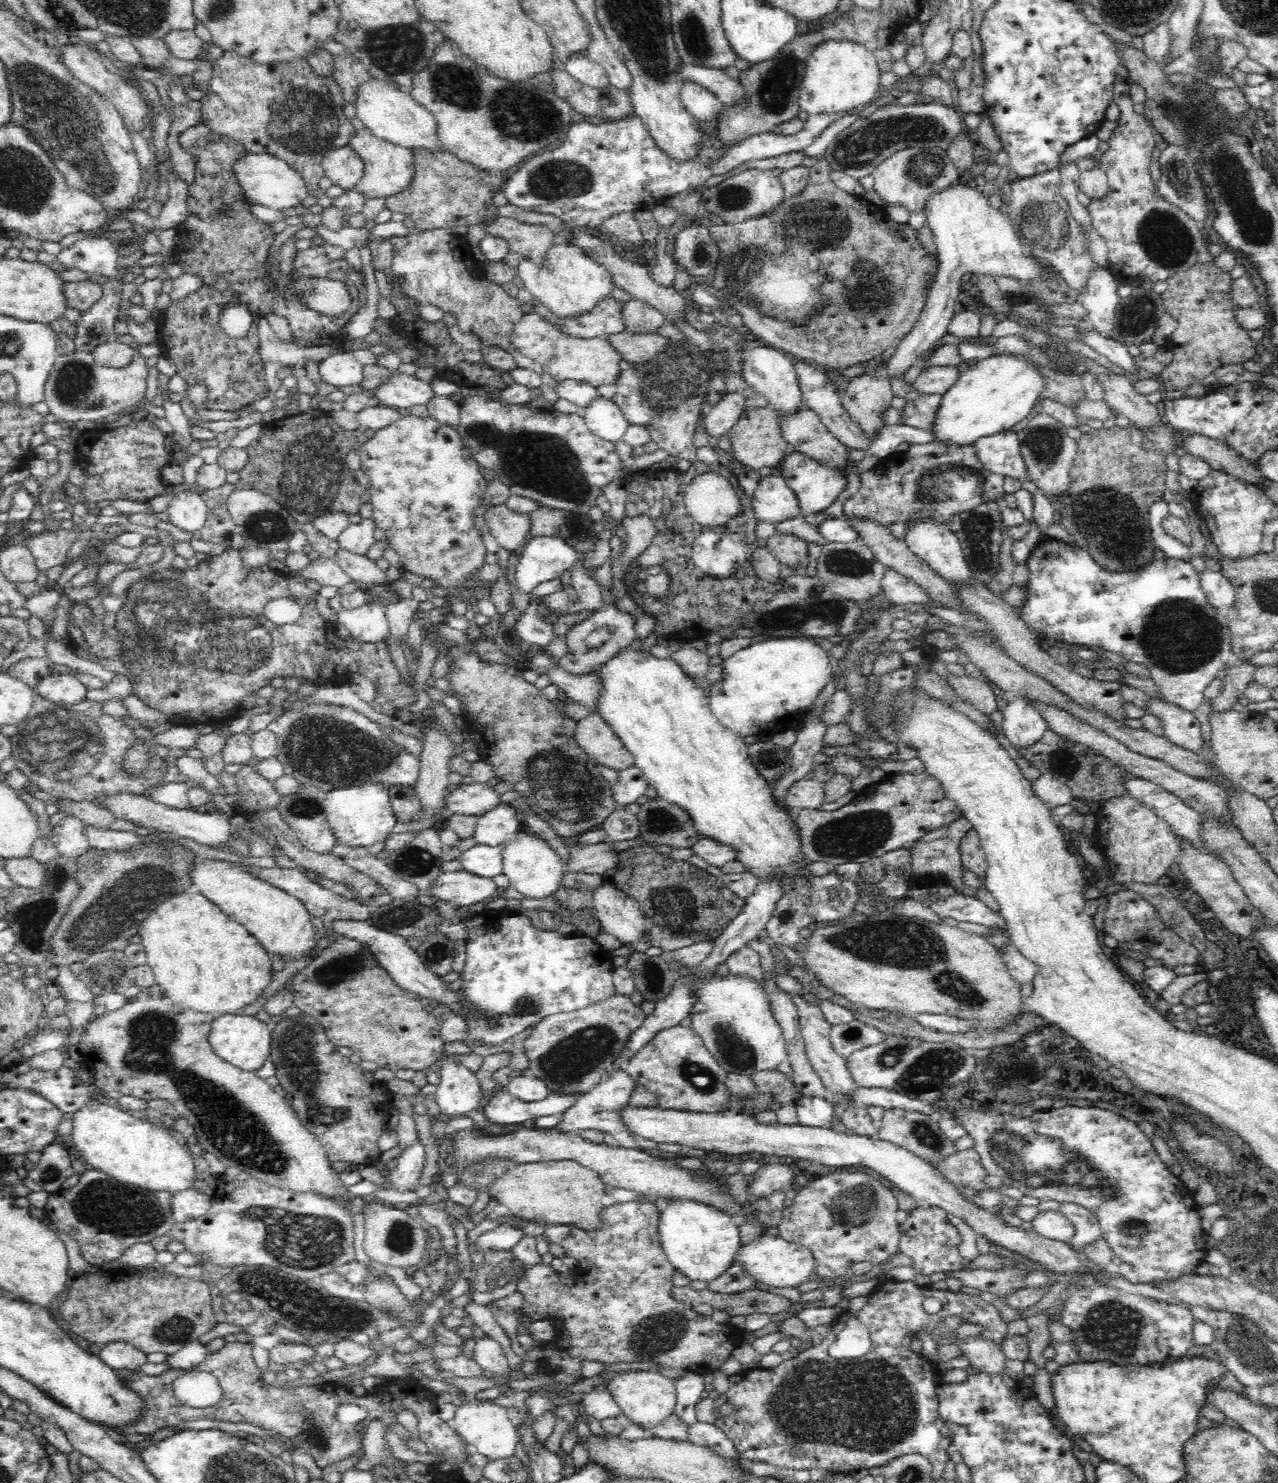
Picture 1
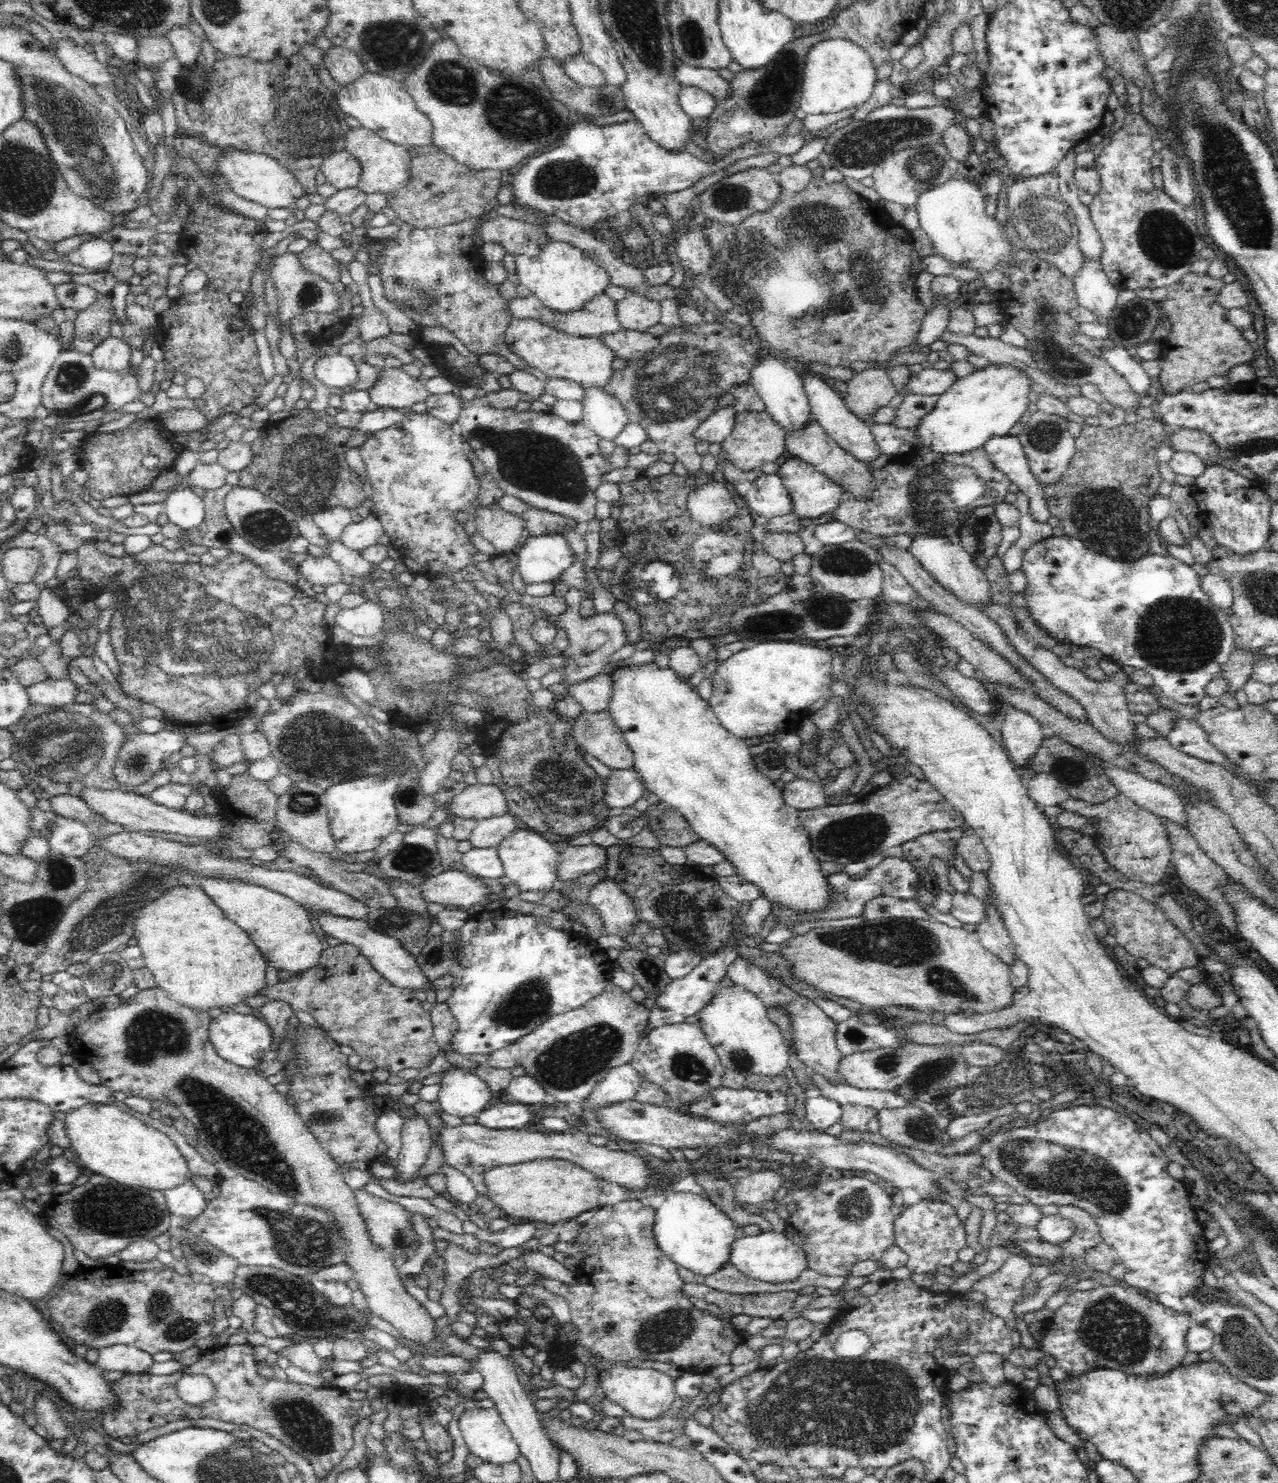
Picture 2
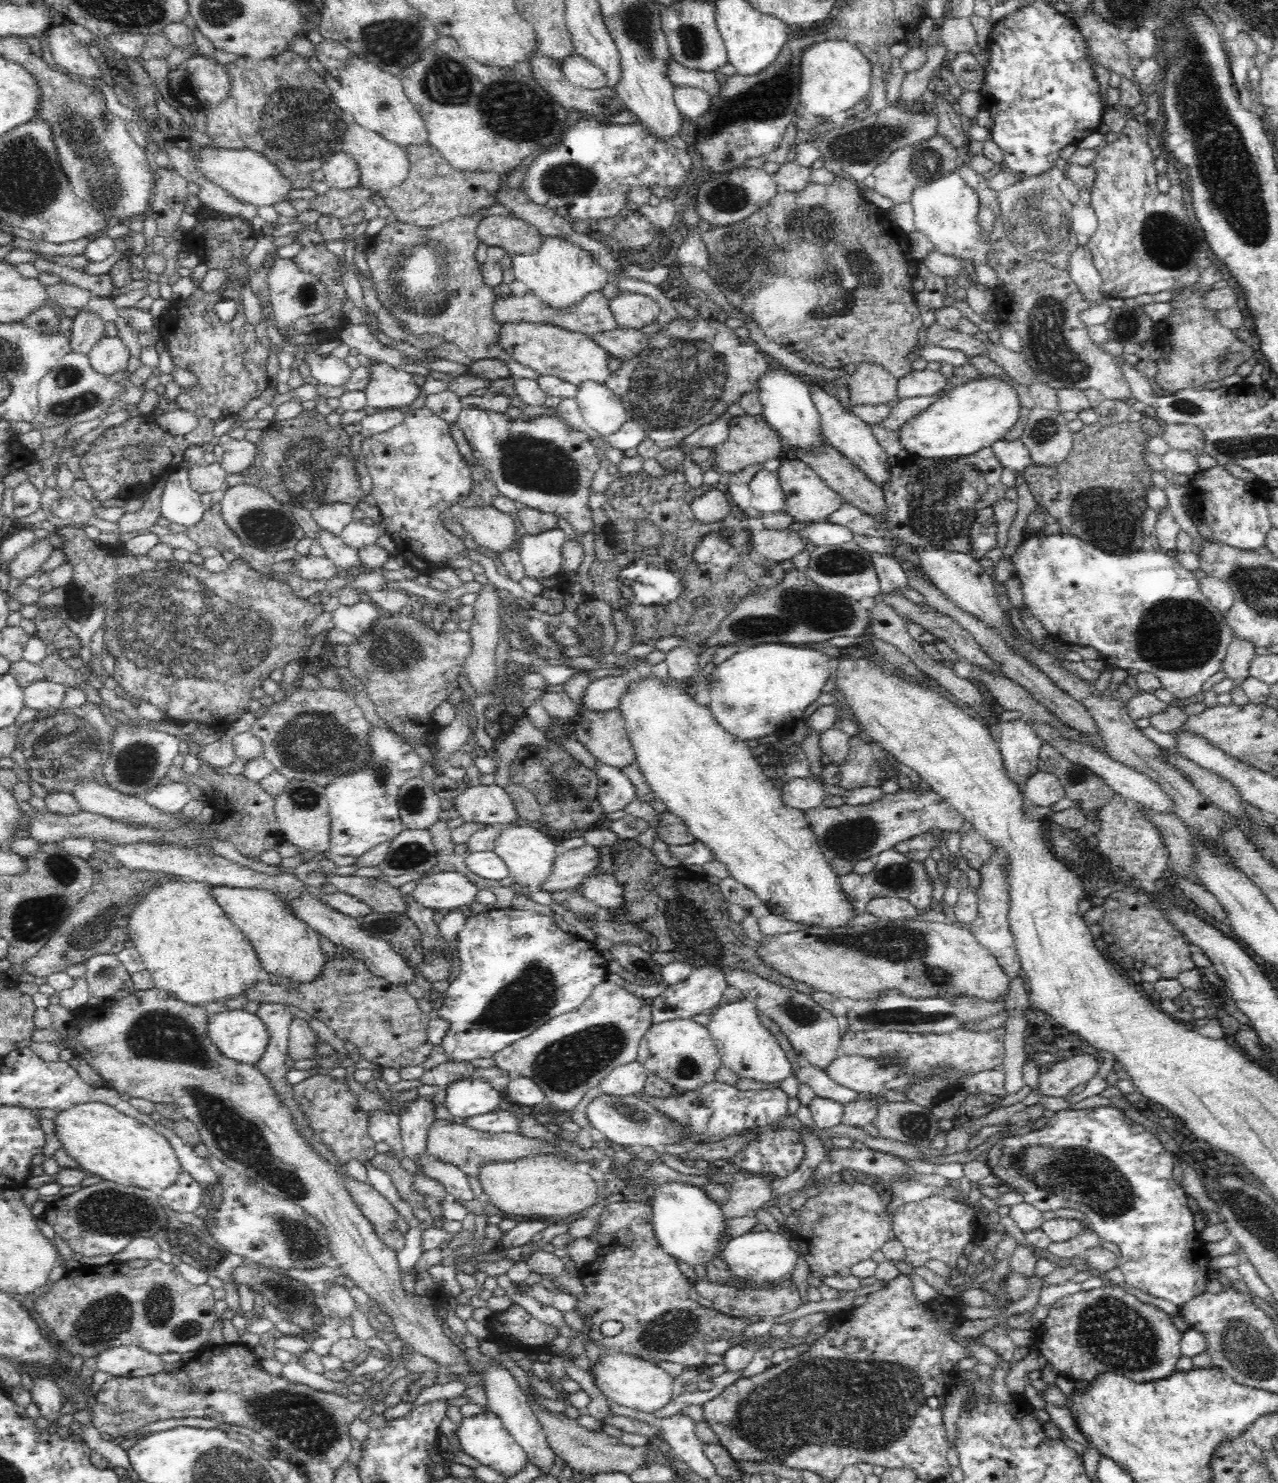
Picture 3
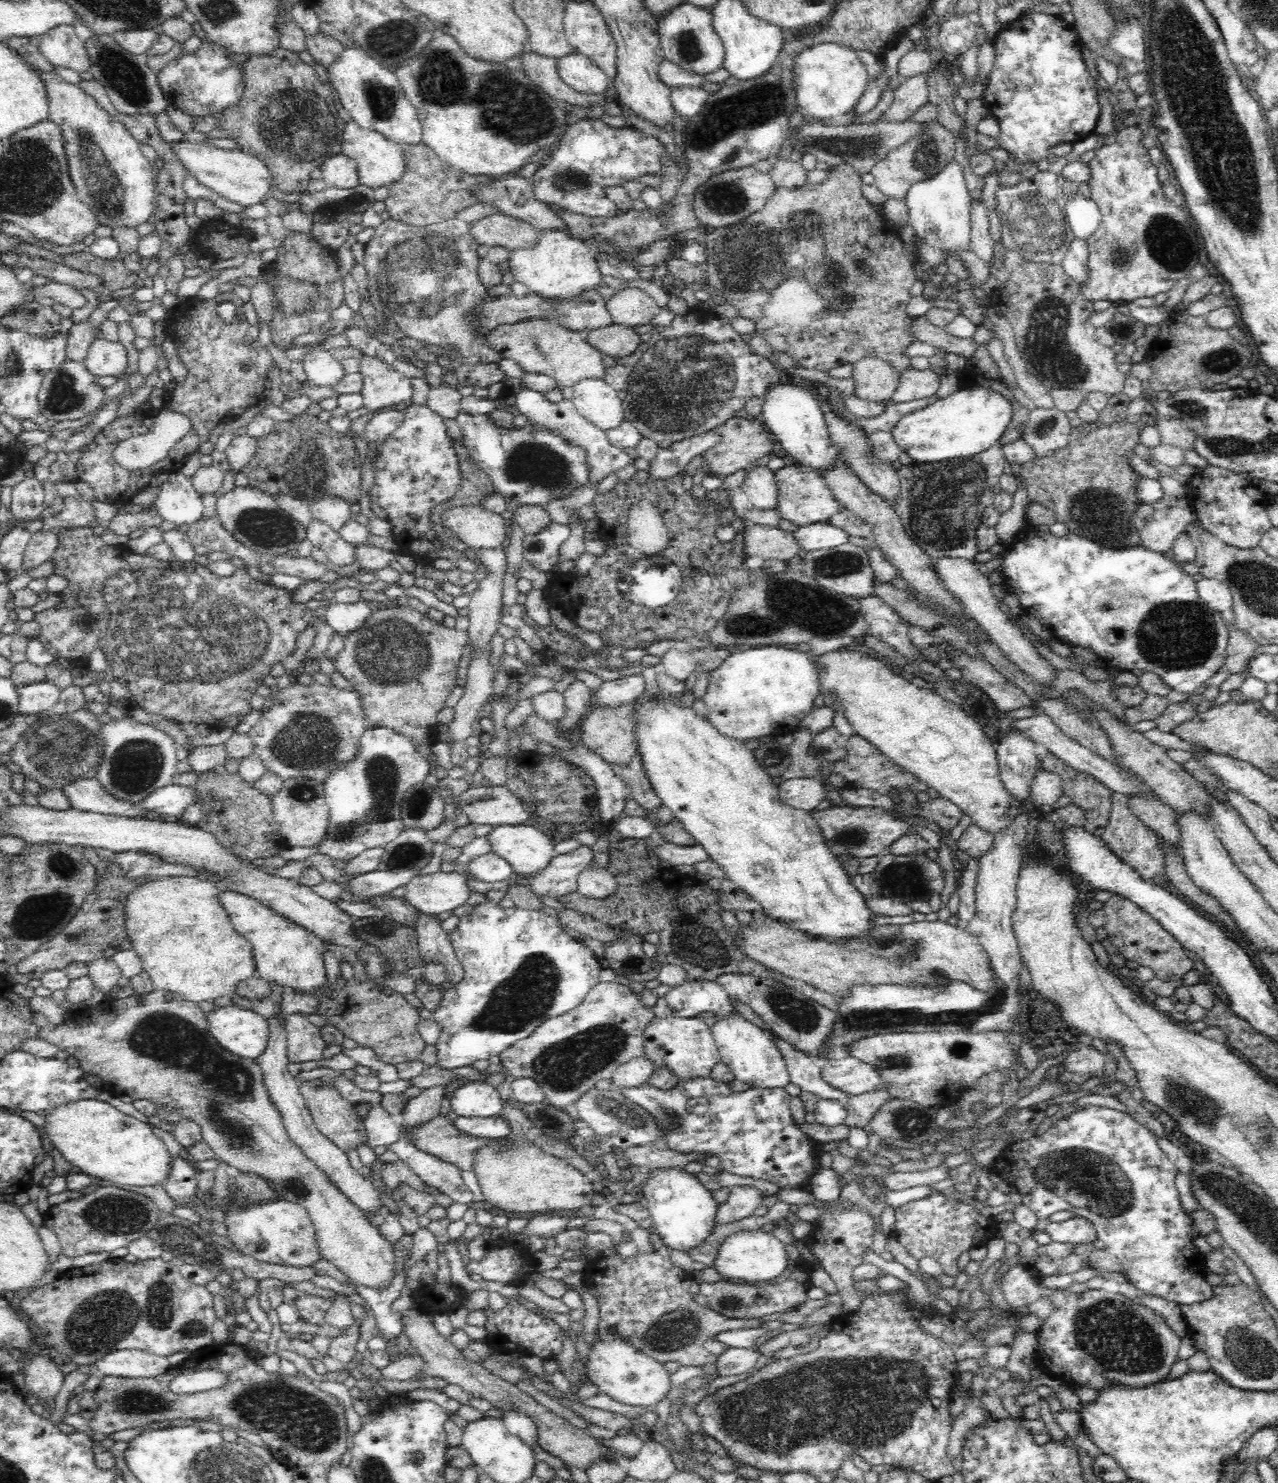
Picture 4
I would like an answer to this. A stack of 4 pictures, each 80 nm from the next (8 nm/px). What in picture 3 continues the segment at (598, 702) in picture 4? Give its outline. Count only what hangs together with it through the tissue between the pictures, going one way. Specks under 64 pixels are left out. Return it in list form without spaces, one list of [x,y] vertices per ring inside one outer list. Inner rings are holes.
[[[630,669],[620,676],[608,675],[606,677],[595,679],[587,684],[586,690],[581,698],[583,709],[594,711],[607,711],[616,709],[624,693],[631,688],[631,682],[640,679],[642,670]]]

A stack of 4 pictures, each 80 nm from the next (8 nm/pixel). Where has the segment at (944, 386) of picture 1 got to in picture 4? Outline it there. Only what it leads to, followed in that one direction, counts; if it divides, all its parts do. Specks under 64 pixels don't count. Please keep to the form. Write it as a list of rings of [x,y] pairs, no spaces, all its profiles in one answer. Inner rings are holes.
[[[909,369],[900,373],[900,380],[895,394],[891,397],[894,403],[914,402],[920,398],[930,398],[937,394],[941,376],[928,370]]]

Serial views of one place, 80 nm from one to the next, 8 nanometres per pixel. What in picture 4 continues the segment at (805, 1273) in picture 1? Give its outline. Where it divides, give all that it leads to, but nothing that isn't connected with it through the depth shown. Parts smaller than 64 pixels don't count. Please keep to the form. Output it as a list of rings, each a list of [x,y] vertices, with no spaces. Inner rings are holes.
[[[738,1231],[730,1235],[718,1249],[713,1263],[716,1272],[728,1278],[739,1278],[742,1281],[768,1281],[780,1276],[788,1266],[786,1244],[783,1244],[770,1232]]]

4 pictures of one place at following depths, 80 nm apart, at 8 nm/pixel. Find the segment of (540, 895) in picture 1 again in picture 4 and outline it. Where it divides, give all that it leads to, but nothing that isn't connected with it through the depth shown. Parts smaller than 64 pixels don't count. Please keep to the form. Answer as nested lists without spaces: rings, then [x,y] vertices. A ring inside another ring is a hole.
[[[500,825],[495,826],[487,835],[490,841],[491,852],[506,860],[512,871],[518,875],[518,878],[530,878],[538,875],[548,864],[551,859],[555,858],[555,845],[544,832],[530,825]]]

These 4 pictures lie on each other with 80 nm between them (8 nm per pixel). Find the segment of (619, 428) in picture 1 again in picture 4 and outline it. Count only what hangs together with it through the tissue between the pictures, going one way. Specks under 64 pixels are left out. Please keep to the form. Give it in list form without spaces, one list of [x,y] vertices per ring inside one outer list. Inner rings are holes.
[[[585,379],[573,388],[571,400],[578,413],[606,432],[625,420],[625,411],[616,390],[605,380]]]

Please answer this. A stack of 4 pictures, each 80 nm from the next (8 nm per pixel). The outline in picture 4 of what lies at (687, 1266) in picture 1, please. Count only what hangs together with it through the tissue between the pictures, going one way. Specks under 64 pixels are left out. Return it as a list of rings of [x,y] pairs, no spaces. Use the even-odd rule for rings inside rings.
[[[662,1167],[642,1186],[645,1200],[648,1200],[647,1209],[652,1212],[655,1231],[668,1248],[686,1253],[712,1234],[720,1204],[692,1173],[684,1172],[683,1168]]]

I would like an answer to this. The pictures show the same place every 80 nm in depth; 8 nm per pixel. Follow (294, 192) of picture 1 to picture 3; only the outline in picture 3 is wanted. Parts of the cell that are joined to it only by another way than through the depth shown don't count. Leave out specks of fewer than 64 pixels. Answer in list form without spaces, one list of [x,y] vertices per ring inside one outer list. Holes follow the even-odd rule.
[[[202,148],[198,150],[196,154],[192,154],[198,168],[202,170],[202,174],[210,180],[214,180],[214,184],[222,186],[230,196],[246,202],[246,204],[254,204],[254,206],[273,206],[276,202],[284,202],[290,194],[291,186],[289,180],[285,180],[280,171],[276,169],[276,166],[272,165],[266,157],[263,157],[260,153],[253,150],[232,150],[226,148]]]

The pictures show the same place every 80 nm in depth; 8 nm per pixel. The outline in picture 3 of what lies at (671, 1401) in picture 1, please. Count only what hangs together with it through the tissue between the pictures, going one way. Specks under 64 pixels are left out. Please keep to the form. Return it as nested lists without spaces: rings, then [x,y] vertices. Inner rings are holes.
[[[602,1348],[602,1358],[594,1366],[592,1377],[596,1376],[596,1384],[608,1402],[640,1412],[655,1413],[672,1401],[674,1379],[650,1362],[652,1360],[642,1360],[639,1356],[623,1352],[622,1348]]]

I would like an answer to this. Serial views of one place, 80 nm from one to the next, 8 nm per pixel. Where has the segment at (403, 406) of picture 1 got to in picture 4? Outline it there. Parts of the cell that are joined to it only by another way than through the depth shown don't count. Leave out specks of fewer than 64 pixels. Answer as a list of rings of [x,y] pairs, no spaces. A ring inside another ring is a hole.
[[[362,355],[359,364],[358,372],[363,375],[360,394],[368,412],[394,407],[412,399],[411,379],[395,370],[388,362]]]

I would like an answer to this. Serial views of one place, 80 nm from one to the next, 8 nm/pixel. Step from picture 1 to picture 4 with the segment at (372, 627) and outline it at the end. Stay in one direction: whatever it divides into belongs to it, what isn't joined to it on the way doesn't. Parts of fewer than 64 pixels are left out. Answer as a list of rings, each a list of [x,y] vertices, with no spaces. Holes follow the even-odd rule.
[[[367,600],[344,604],[332,601],[325,612],[327,624],[334,628],[338,634],[348,634],[352,630],[358,630],[366,618],[373,612],[373,603]]]

